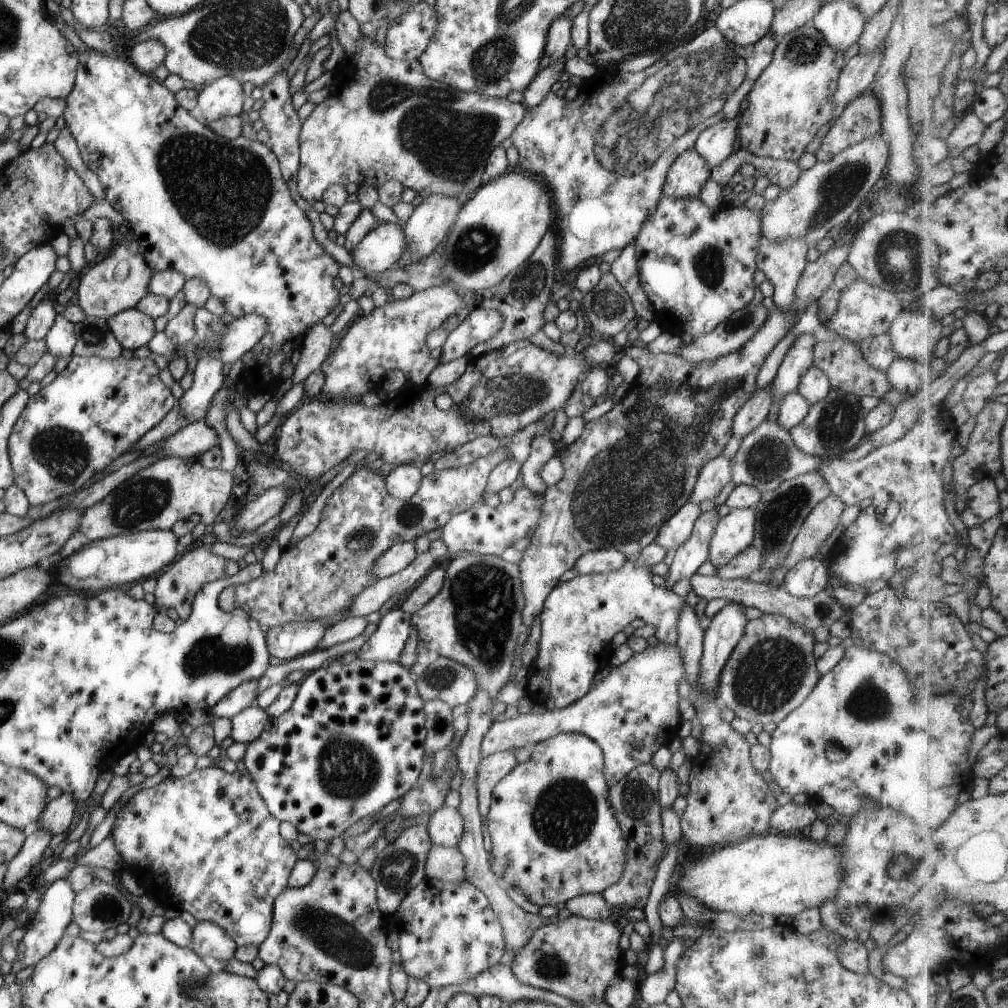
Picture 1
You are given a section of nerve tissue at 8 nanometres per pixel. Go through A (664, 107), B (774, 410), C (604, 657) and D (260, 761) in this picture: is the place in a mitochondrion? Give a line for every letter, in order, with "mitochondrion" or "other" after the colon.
A: mitochondrion
B: other
C: other
D: other

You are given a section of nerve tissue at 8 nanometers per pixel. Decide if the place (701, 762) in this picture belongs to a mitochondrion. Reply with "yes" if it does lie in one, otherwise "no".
no

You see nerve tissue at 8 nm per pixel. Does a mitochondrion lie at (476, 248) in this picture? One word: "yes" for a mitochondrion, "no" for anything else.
yes

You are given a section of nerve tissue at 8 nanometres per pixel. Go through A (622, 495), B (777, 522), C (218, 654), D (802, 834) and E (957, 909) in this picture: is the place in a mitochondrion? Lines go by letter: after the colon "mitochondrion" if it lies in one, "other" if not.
A: mitochondrion
B: mitochondrion
C: mitochondrion
D: other
E: other

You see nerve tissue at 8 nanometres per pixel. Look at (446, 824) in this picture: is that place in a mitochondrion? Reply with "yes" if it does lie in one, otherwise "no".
no

